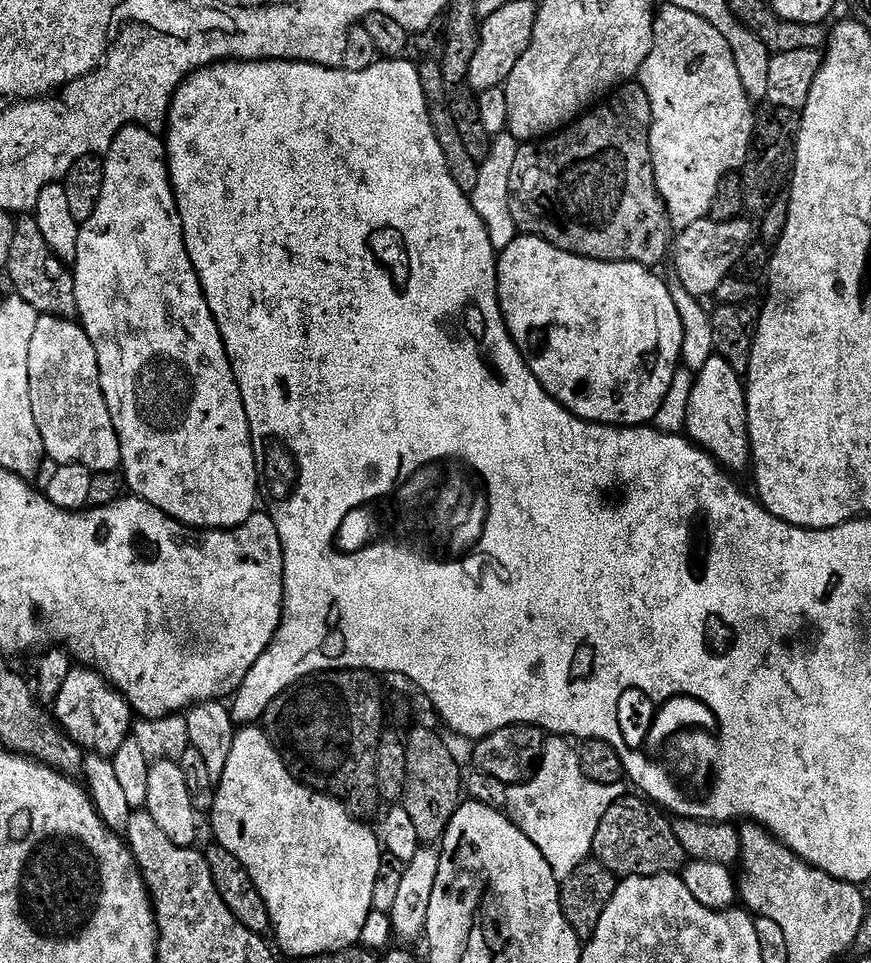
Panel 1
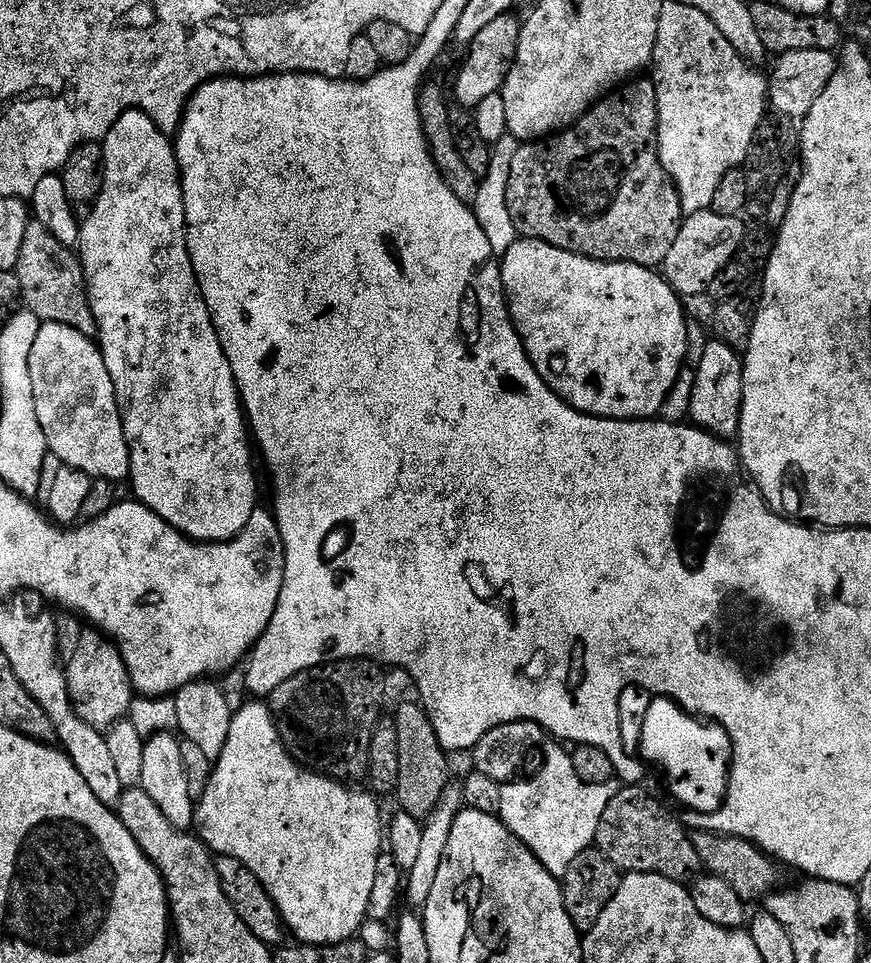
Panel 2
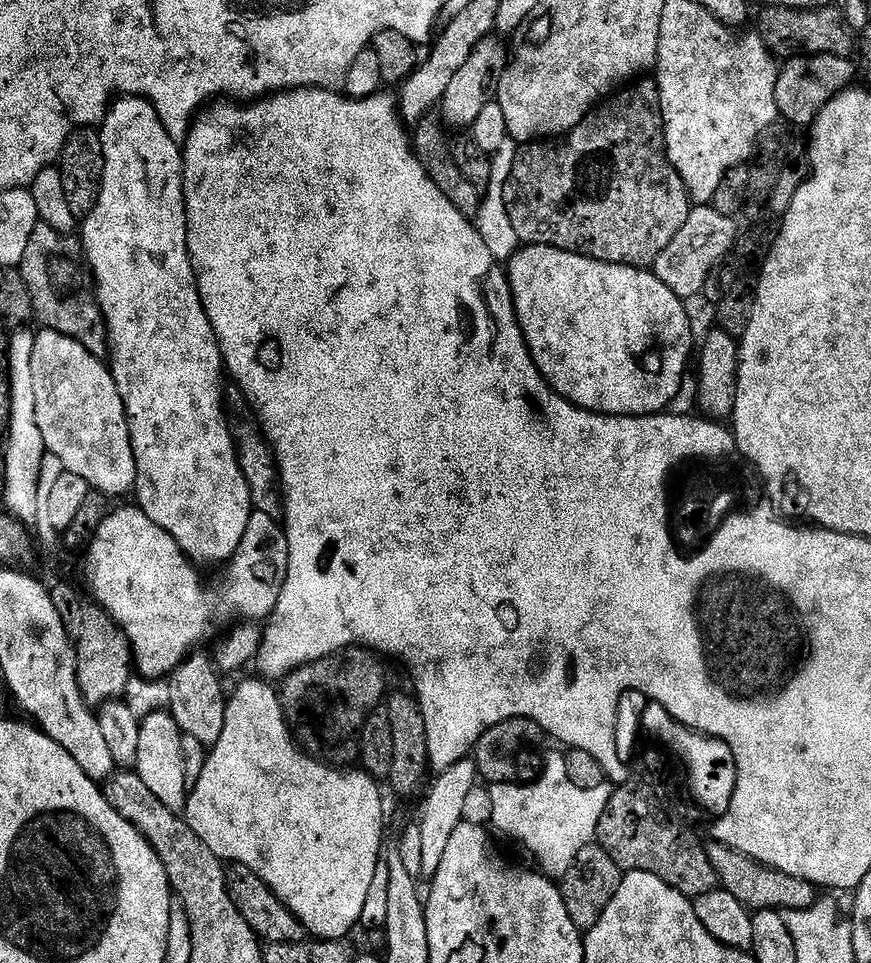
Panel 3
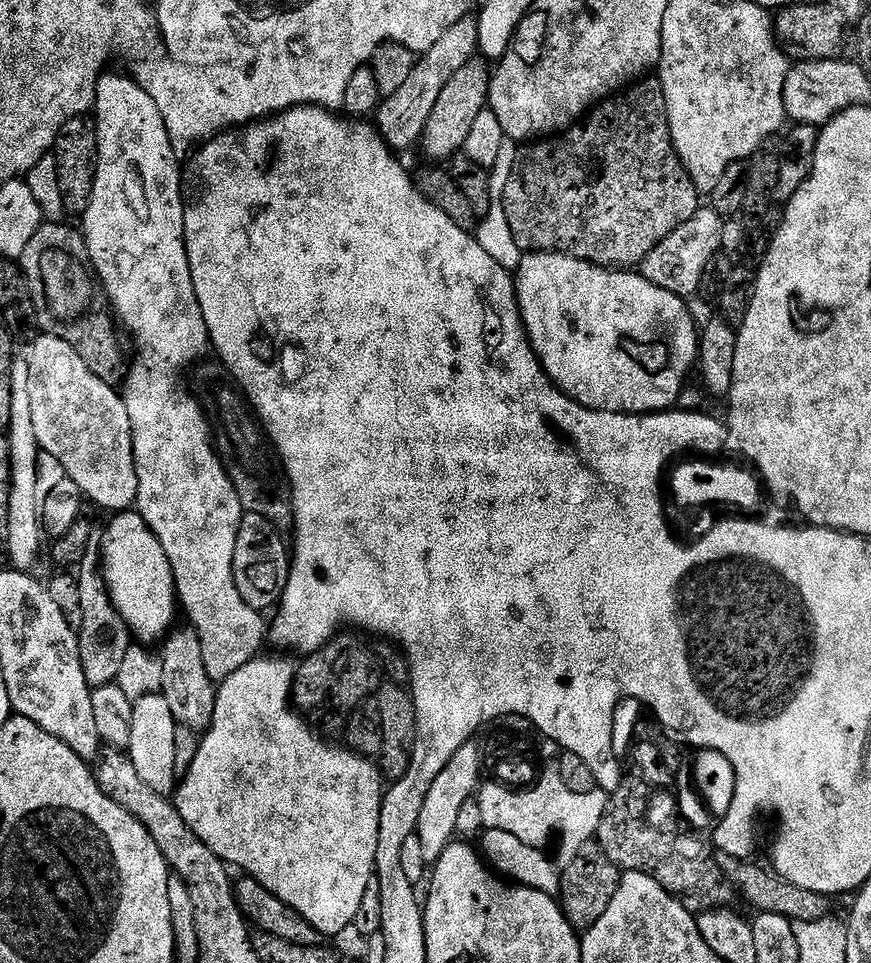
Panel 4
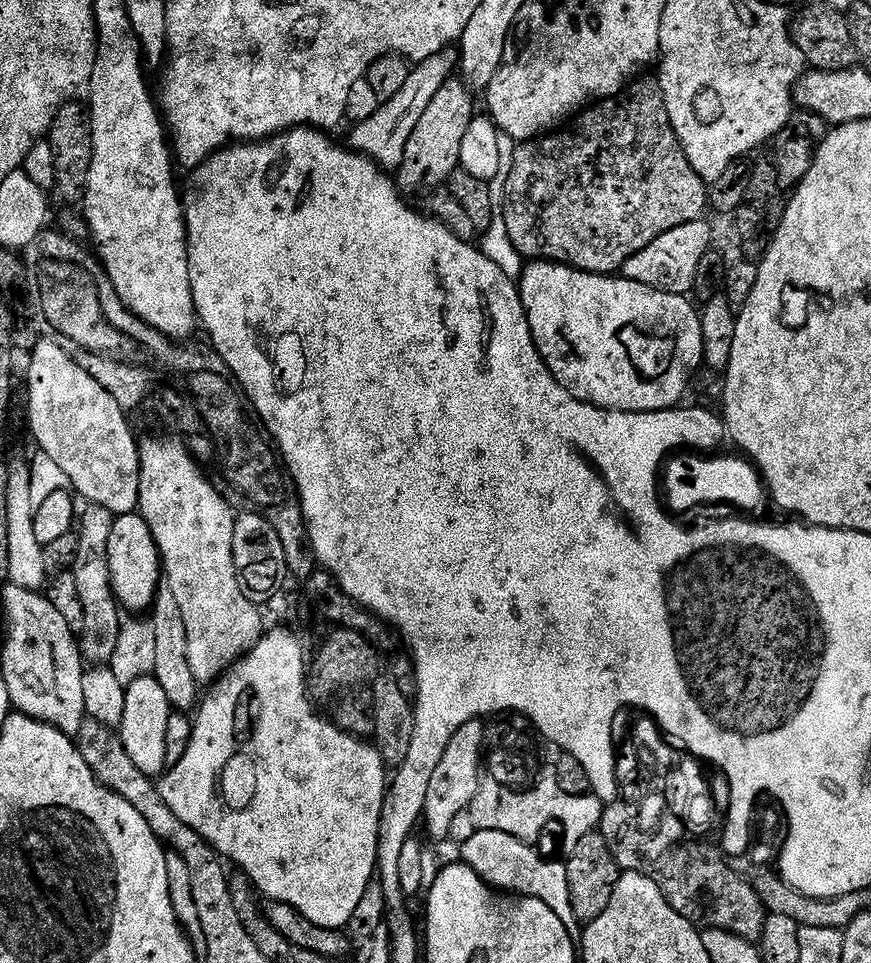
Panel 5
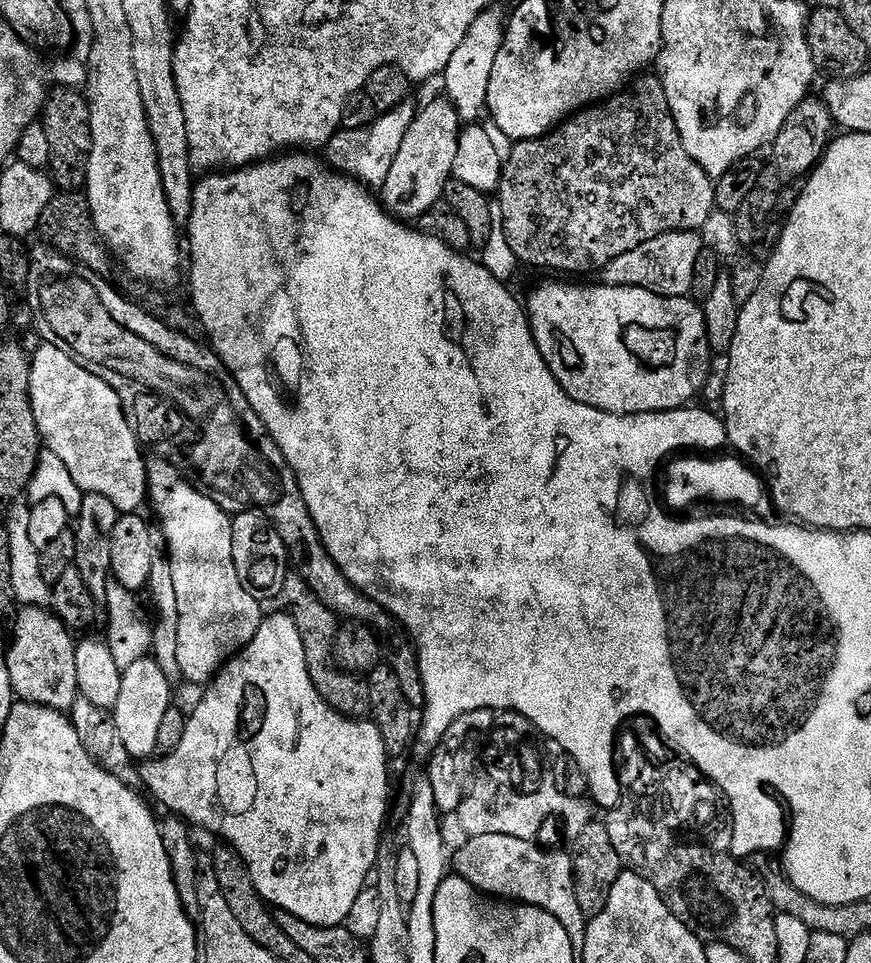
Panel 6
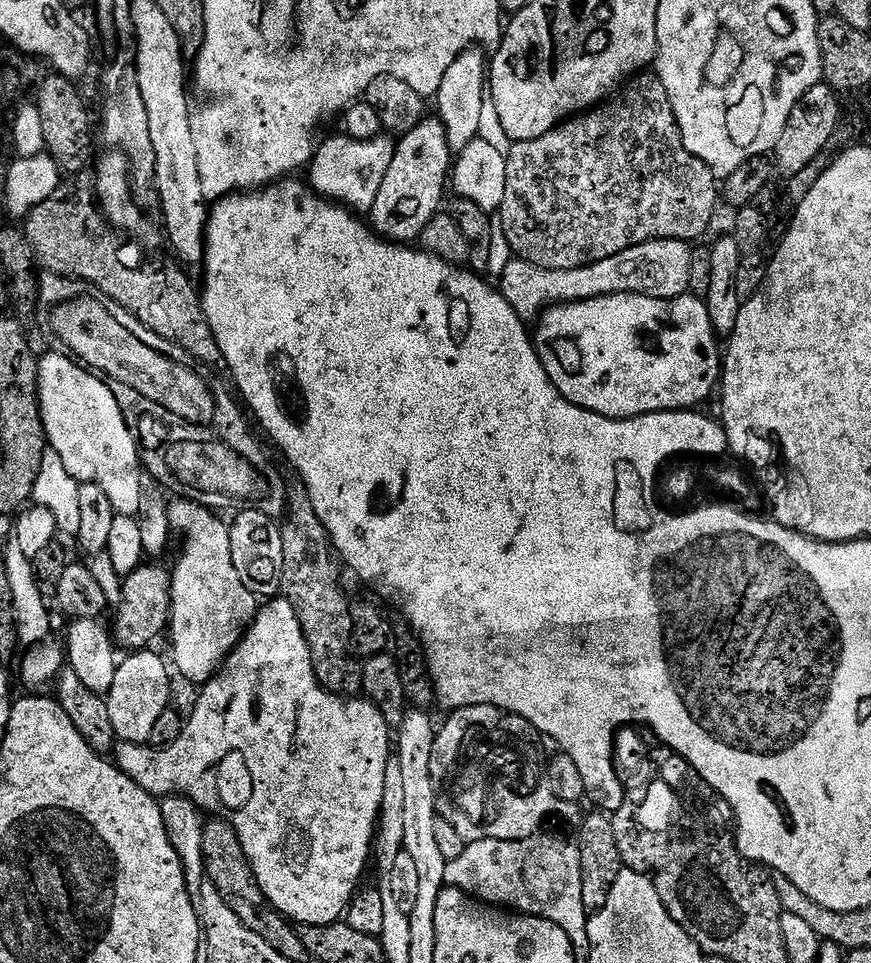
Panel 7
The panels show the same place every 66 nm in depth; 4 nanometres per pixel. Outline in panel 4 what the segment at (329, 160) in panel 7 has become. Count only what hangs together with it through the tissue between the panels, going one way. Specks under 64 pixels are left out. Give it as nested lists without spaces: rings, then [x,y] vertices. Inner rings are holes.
[[[469,14],[451,24],[446,34],[442,34],[442,38],[438,38],[438,42],[434,42],[434,46],[430,46],[430,50],[417,59],[410,78],[398,88],[398,92],[387,97],[376,109],[375,127],[393,152],[404,154],[407,148],[412,148],[415,144],[417,147],[421,143],[426,122],[430,122],[430,114],[434,111],[434,105],[438,103],[446,82],[450,82],[450,78],[454,78],[454,74],[458,74],[458,70],[462,70],[462,66],[469,64],[477,55],[476,19],[475,15]]]

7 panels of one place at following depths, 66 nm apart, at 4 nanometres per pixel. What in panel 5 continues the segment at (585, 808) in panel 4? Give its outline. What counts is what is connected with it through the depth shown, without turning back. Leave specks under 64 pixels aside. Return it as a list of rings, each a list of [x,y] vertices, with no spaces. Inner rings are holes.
[[[555,782],[540,784],[536,792],[523,796],[520,792],[511,792],[503,783],[493,783],[493,788],[481,787],[471,806],[472,821],[478,830],[502,830],[520,840],[536,842],[551,820],[564,823],[564,840],[569,849],[578,846],[586,834],[590,834],[599,825],[605,805],[594,795],[568,796]]]

